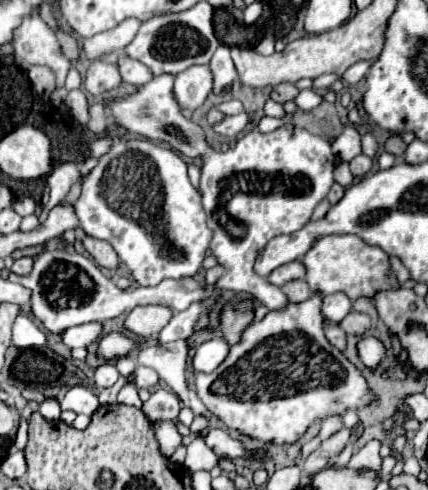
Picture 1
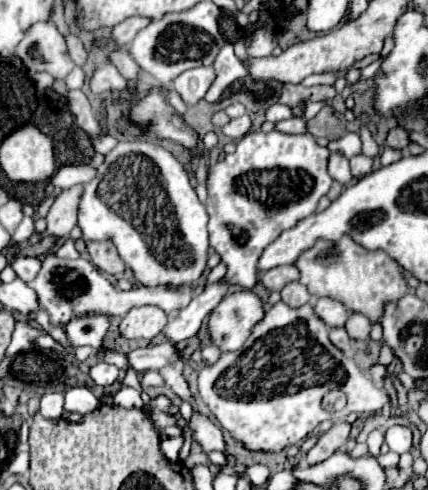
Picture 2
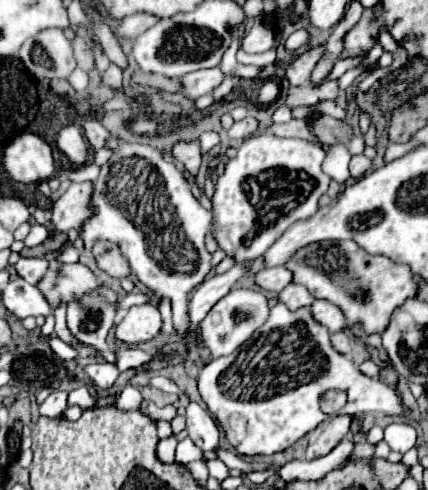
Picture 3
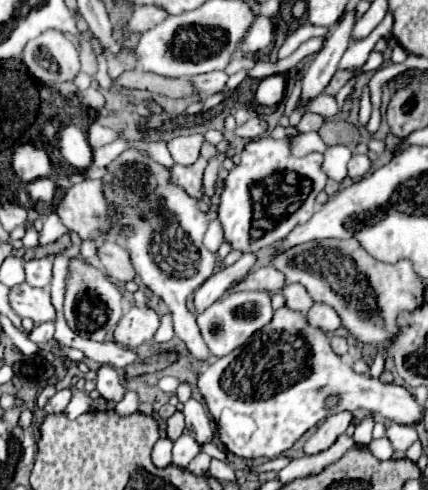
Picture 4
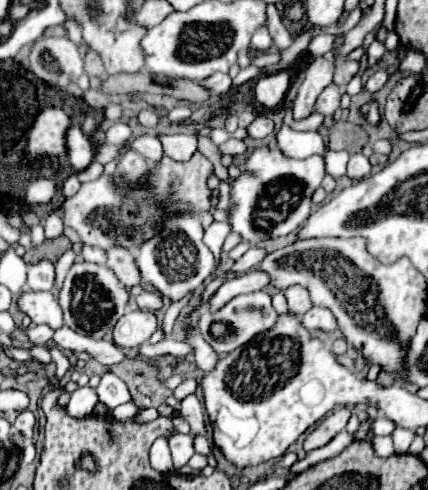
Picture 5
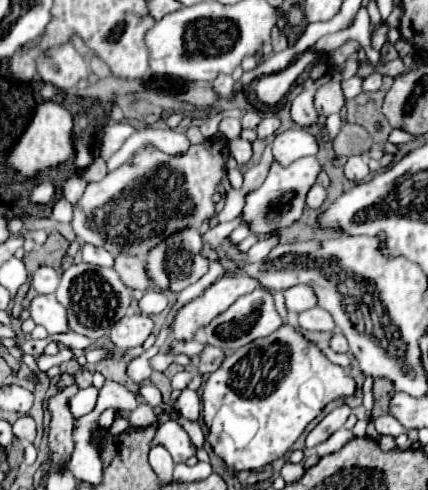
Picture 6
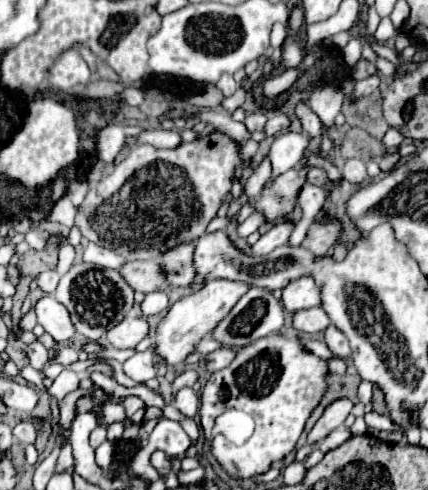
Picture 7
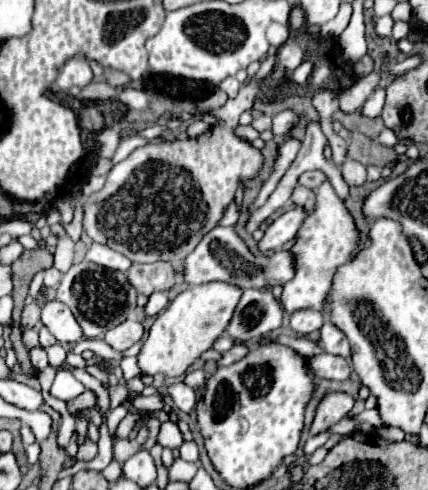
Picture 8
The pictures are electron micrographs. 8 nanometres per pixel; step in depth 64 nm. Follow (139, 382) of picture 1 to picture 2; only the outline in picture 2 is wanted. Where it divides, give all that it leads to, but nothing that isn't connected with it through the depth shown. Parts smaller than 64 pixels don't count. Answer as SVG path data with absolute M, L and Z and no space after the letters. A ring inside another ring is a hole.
M146 370L146 372L142 372L140 384L142 384L142 388L148 388L148 386L164 386L164 380L162 380L162 376L158 372Z

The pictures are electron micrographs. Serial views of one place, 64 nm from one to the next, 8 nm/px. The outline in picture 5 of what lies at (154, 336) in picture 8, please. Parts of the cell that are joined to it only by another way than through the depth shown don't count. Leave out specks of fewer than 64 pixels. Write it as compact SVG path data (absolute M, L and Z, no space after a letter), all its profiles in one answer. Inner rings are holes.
M254 268L254 270L250 270L250 272L242 274L242 276L236 276L236 278L226 280L226 282L218 288L216 296L212 296L210 308L212 308L212 310L222 308L228 300L232 300L232 298L238 296L238 294L256 292L256 290L262 290L262 288L266 288L266 286L270 286L270 284L272 284L270 274Z

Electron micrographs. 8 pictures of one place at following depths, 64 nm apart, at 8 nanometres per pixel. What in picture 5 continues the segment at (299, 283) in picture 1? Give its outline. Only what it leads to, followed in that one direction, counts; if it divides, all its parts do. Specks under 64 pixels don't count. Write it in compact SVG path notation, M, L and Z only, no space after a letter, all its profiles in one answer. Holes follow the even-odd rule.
M290 286L286 292L286 298L288 298L288 310L292 314L298 314L302 316L304 312L308 312L312 308L312 300L310 300L310 294L306 288L302 286Z

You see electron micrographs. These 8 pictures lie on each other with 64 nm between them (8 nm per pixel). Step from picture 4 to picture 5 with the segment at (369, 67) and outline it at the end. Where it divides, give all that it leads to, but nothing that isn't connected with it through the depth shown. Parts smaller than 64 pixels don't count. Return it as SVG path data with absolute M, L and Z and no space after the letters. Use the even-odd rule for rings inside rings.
M374 40L374 42L370 44L370 48L368 48L368 66L374 66L374 64L378 64L378 62L382 60L384 52L386 52L384 44L380 44L378 40Z

